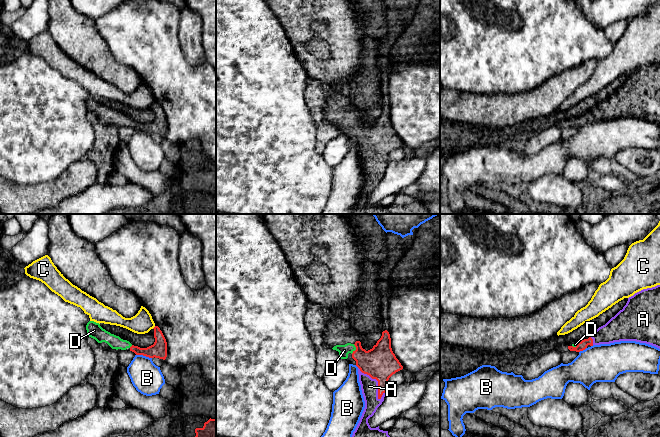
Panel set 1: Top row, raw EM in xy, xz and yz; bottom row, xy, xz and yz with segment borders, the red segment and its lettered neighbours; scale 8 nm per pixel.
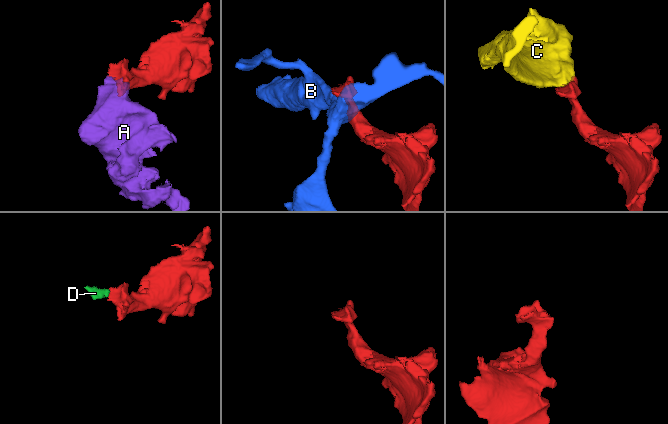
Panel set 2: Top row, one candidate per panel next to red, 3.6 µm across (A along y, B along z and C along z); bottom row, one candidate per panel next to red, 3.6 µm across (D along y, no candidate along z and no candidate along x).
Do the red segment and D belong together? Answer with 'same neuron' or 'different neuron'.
same neuron

